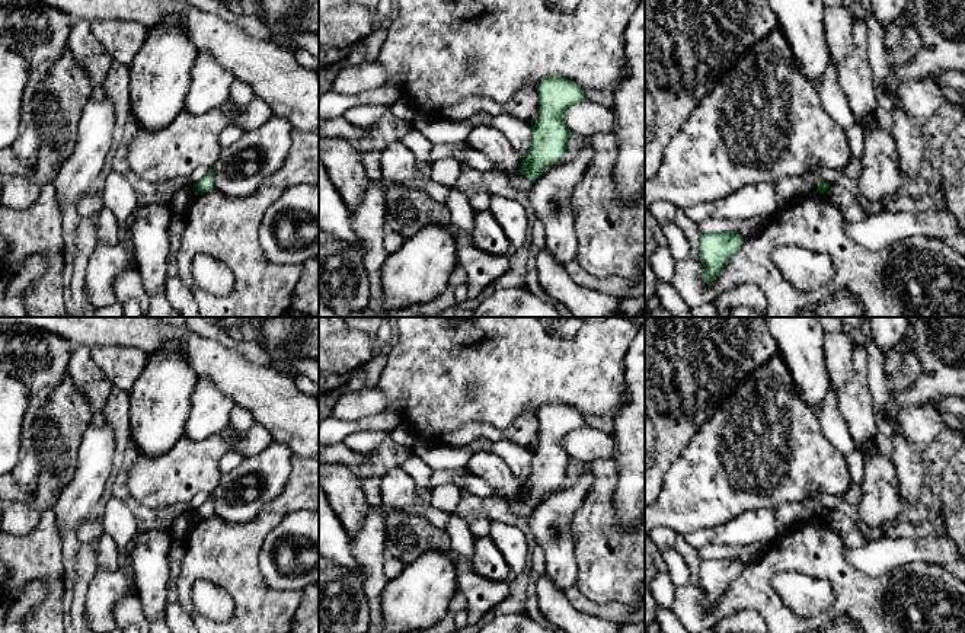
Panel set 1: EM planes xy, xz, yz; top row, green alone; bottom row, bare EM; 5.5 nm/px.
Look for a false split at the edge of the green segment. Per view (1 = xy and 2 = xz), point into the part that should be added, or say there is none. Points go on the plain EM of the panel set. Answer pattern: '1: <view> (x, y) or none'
1: none
2: none

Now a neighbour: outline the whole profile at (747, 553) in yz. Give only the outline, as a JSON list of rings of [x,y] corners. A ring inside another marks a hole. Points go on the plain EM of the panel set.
[[[709,544],[697,550],[699,560],[706,559],[736,559],[744,565],[758,559],[770,544]]]

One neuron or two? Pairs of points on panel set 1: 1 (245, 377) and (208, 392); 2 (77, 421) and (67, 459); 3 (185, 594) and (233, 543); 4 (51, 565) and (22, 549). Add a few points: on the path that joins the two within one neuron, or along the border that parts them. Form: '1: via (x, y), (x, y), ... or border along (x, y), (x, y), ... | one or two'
1: border along (200, 379), (208, 379), (237, 405) | two
2: via (69, 430), (67, 450) | one
3: via (188, 579), (219, 552) | one
4: via (44, 562), (38, 556), (29, 556) | one

